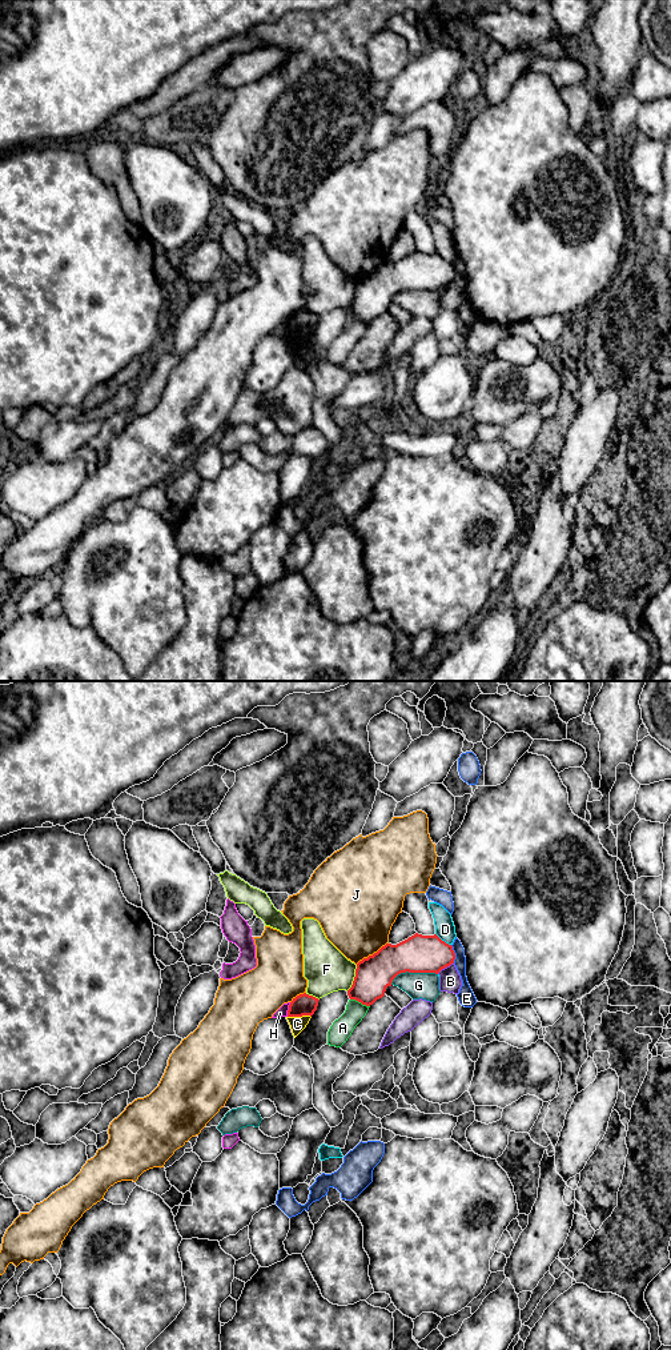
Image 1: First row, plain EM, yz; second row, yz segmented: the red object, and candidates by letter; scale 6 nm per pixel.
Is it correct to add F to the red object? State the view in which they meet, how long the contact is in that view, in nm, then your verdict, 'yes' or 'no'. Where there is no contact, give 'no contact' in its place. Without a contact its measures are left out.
yz | 170 nm | no

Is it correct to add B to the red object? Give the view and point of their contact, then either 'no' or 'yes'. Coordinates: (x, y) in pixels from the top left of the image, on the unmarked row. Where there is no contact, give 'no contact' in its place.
meets red in yz at (445, 284); no

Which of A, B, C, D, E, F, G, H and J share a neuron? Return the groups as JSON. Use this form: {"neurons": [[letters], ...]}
{"neurons": [["A"], ["B"], ["C"], ["D"], ["E"], ["F"], ["G"], ["H"], ["J"]]}

